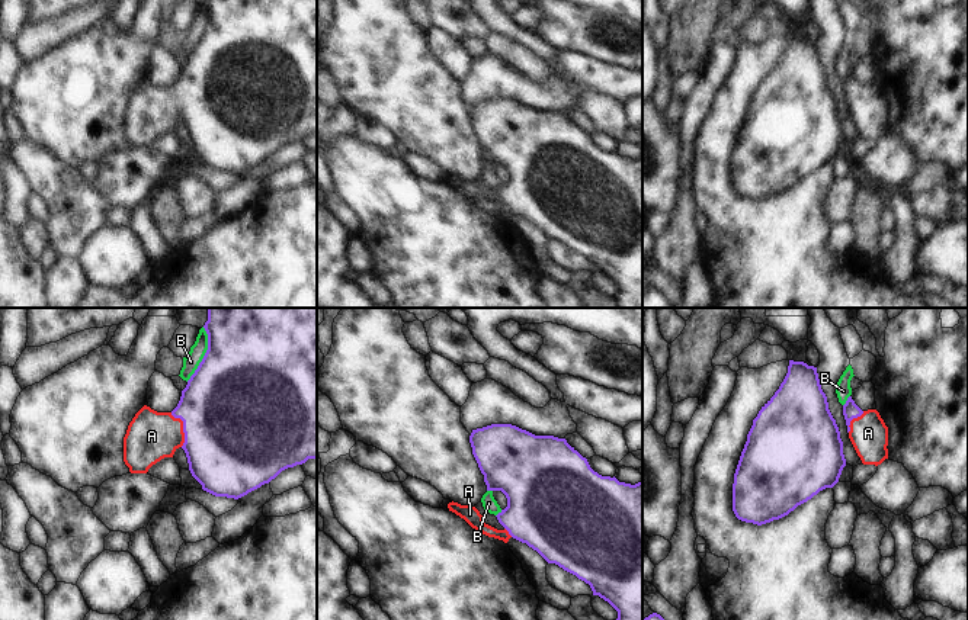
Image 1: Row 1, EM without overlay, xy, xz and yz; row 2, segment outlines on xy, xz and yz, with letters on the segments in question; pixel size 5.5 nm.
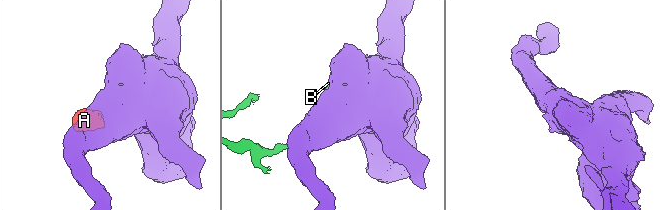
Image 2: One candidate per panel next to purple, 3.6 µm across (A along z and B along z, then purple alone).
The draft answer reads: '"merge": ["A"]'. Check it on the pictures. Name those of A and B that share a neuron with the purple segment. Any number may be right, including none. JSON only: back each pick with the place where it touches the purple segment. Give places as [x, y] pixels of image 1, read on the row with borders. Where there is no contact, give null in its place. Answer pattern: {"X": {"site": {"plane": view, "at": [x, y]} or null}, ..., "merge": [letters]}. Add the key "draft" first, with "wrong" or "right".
{"draft": "right", "A": {"site": {"plane": "xy", "at": [183, 429]}}, "merge": ["A"]}

